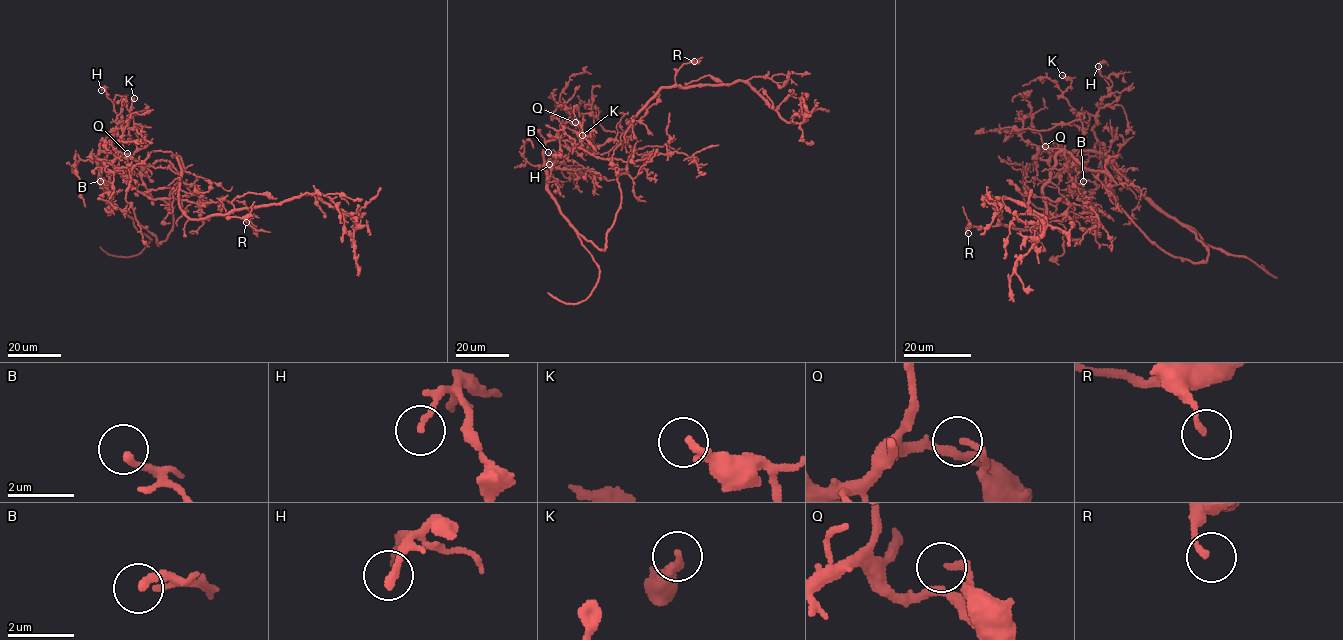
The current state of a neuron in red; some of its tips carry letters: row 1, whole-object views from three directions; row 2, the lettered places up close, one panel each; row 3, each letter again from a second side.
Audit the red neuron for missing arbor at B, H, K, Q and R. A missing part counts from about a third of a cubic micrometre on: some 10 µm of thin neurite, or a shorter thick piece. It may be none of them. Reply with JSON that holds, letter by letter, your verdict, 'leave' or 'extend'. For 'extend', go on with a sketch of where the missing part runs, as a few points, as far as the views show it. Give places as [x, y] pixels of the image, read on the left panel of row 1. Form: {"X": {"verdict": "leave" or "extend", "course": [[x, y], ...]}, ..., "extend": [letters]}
{"B": {"verdict": "leave"}, "H": {"verdict": "leave"}, "K": {"verdict": "leave"}, "Q": {"verdict": "leave"}, "R": {"verdict": "leave"}, "extend": []}

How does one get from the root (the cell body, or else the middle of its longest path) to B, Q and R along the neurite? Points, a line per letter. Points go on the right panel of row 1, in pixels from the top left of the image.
B: (1065, 149), (1094, 170), (1105, 170), (1119, 154), (1111, 163), (1101, 144), (1115, 175), (1097, 187), (1083, 181)
Q: (1065, 149), (1064, 171), (1074, 164), (1086, 164), (1051, 152), (1045, 146)
R: (1065, 149), (1056, 156), (1051, 180), (1043, 188), (1046, 216), (1036, 226), (971, 226), (968, 233)

